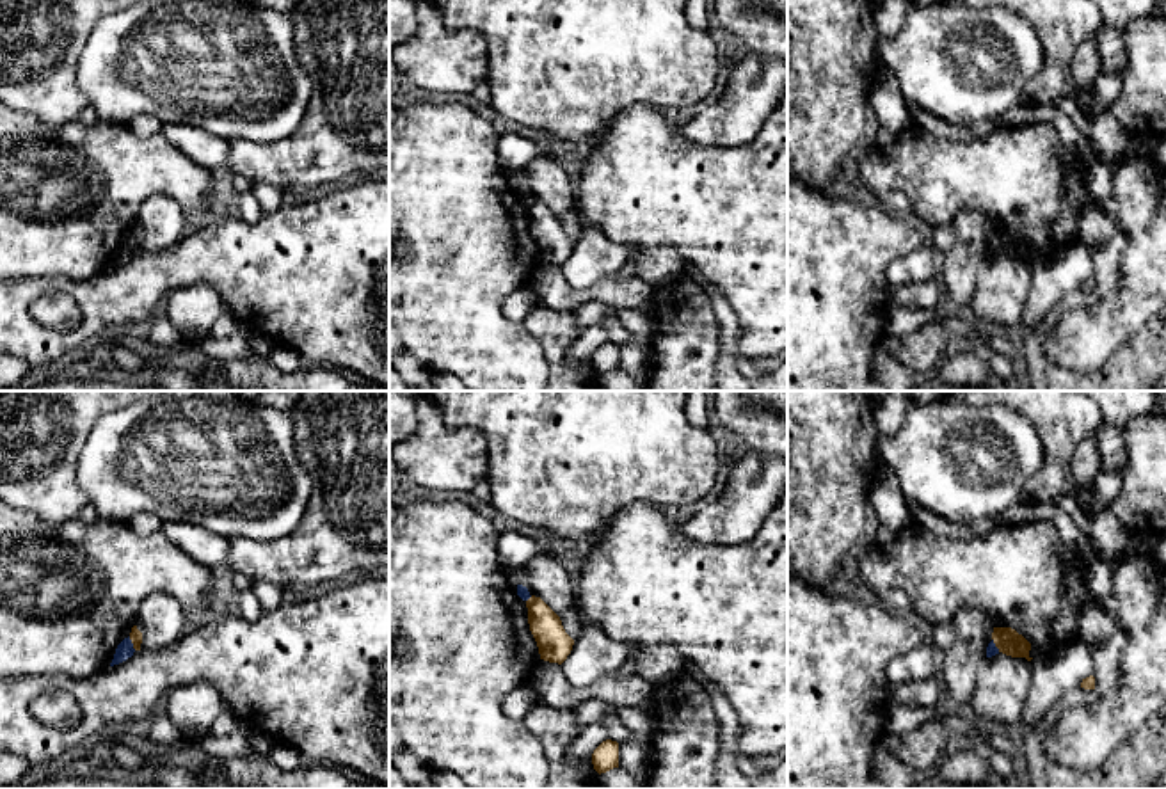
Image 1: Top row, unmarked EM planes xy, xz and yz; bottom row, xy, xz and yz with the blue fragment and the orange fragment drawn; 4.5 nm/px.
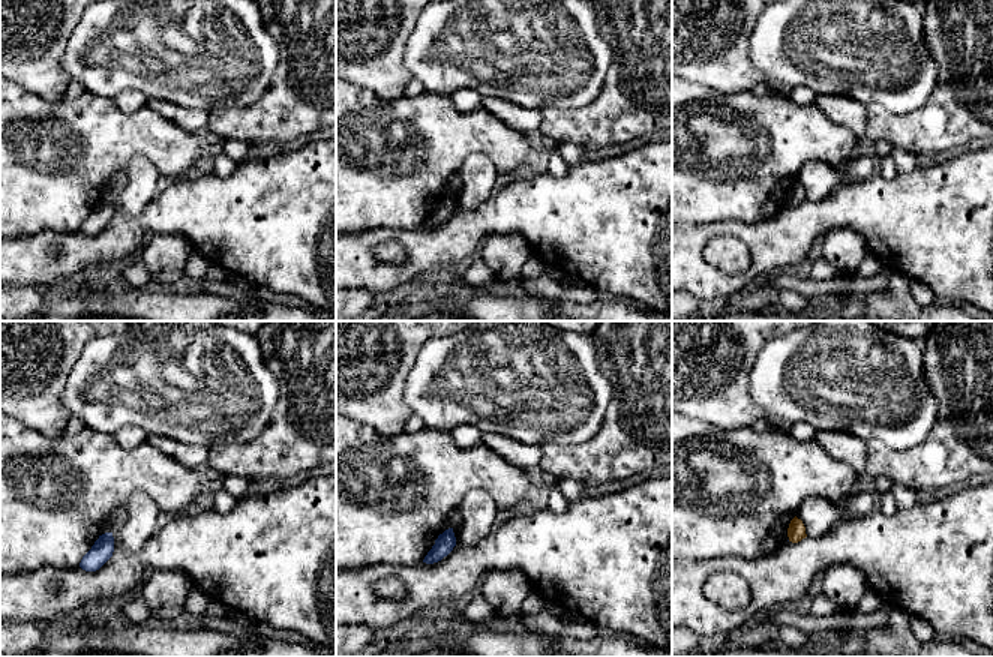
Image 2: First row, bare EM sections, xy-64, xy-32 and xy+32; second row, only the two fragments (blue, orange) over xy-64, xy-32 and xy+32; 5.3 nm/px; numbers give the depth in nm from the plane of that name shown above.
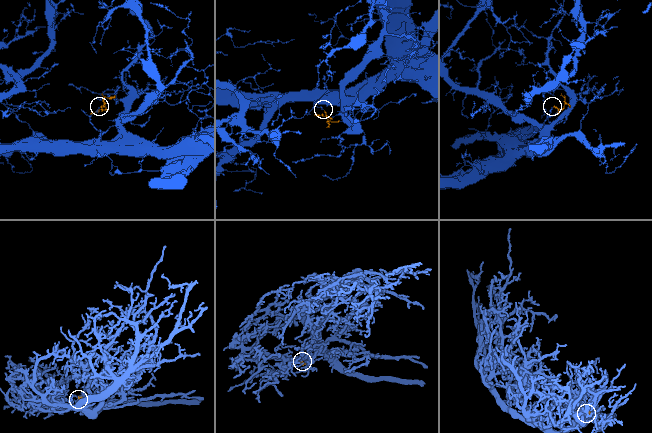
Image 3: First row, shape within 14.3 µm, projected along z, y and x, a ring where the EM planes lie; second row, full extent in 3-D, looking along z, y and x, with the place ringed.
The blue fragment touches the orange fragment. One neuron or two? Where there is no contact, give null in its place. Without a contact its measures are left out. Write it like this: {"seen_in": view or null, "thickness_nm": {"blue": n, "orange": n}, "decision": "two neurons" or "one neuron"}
{"seen_in": "xy", "thickness_nm": {"blue": 80, "orange": 60}, "decision": "two neurons"}

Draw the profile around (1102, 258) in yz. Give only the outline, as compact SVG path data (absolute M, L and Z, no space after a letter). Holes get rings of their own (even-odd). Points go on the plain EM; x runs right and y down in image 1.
M1116 229L1114 236L1104 247L1091 251L1095 293L1098 299L1106 299L1118 290L1125 247L1127 236L1122 229Z

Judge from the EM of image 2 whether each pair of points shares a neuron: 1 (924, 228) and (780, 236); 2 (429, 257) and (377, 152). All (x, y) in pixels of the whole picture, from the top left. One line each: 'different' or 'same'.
1: same
2: different

